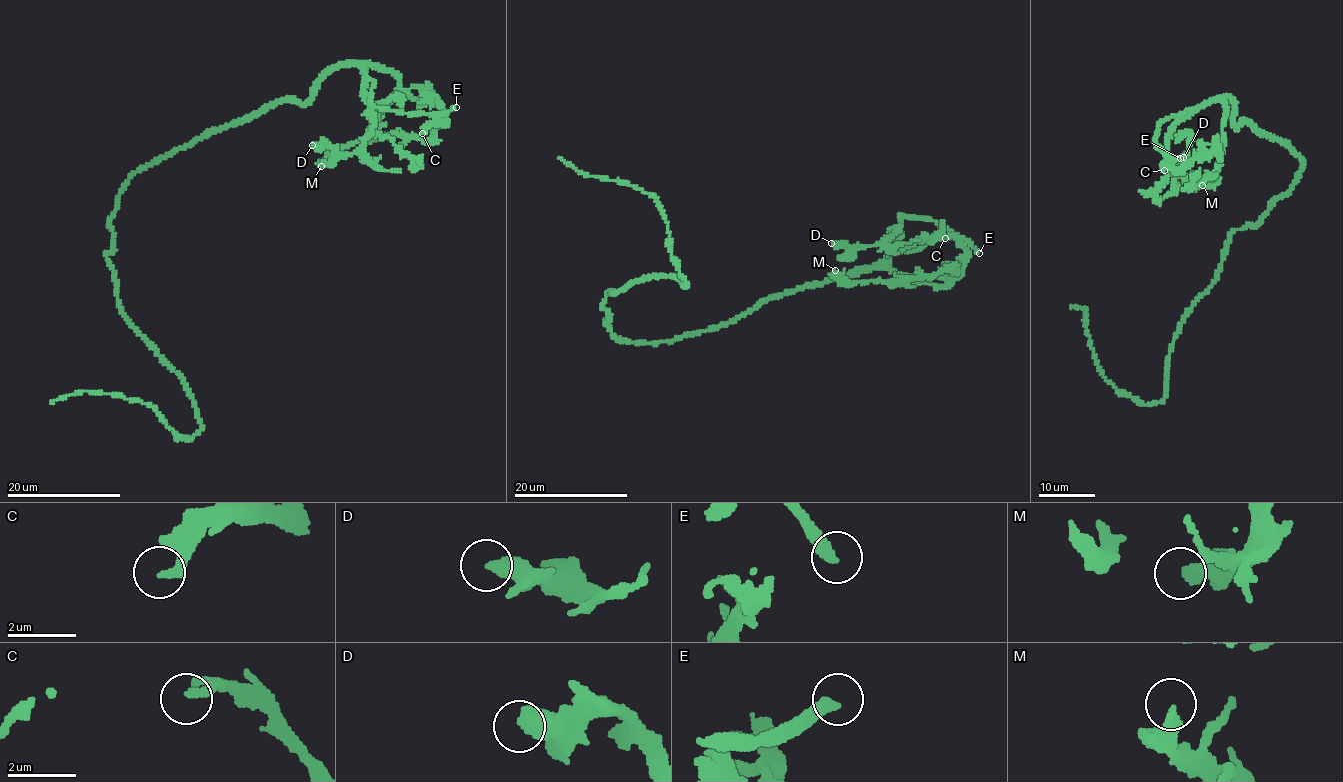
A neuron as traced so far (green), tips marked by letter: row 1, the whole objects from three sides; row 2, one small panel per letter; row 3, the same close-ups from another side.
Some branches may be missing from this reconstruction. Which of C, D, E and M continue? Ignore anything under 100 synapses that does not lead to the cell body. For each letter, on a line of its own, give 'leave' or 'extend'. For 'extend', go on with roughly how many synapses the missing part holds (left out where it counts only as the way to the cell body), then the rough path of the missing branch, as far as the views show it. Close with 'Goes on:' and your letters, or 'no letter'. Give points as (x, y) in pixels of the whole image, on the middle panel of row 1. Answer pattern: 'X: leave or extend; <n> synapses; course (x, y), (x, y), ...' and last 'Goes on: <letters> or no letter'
C: leave
D: leave
E: extend; 250 synapses
M: leave
Goes on: E

